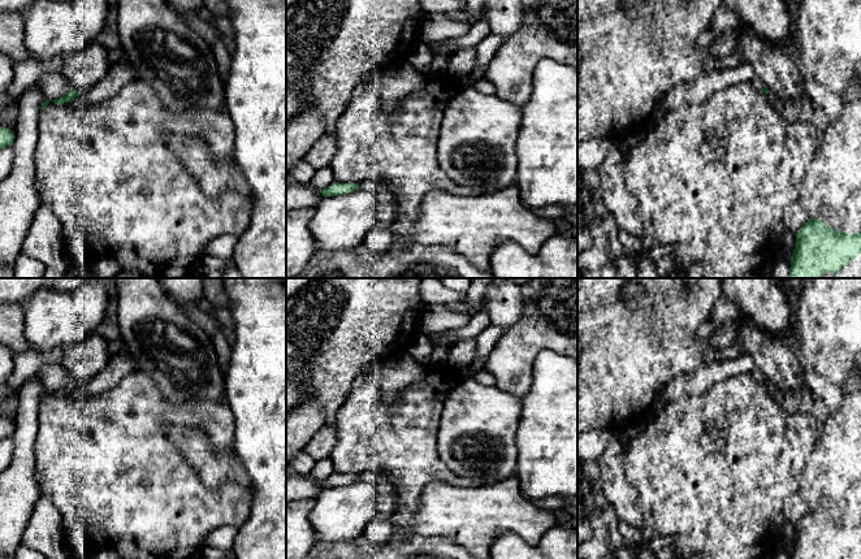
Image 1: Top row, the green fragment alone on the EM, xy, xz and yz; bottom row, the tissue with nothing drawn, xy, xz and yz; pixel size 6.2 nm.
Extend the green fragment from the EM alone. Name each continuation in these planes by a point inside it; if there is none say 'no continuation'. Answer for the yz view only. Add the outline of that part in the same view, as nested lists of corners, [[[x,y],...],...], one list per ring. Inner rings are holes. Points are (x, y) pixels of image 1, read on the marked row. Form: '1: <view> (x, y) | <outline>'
no continuation

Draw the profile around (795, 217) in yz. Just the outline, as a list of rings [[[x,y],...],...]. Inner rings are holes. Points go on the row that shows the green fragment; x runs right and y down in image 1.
[[[799,200],[795,205],[787,209],[783,214],[784,229],[792,234],[797,231],[812,218],[812,213],[808,209],[806,202]]]

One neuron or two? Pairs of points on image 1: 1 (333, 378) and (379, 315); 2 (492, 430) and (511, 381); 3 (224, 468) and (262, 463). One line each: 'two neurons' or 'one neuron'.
1: one neuron
2: two neurons
3: two neurons

